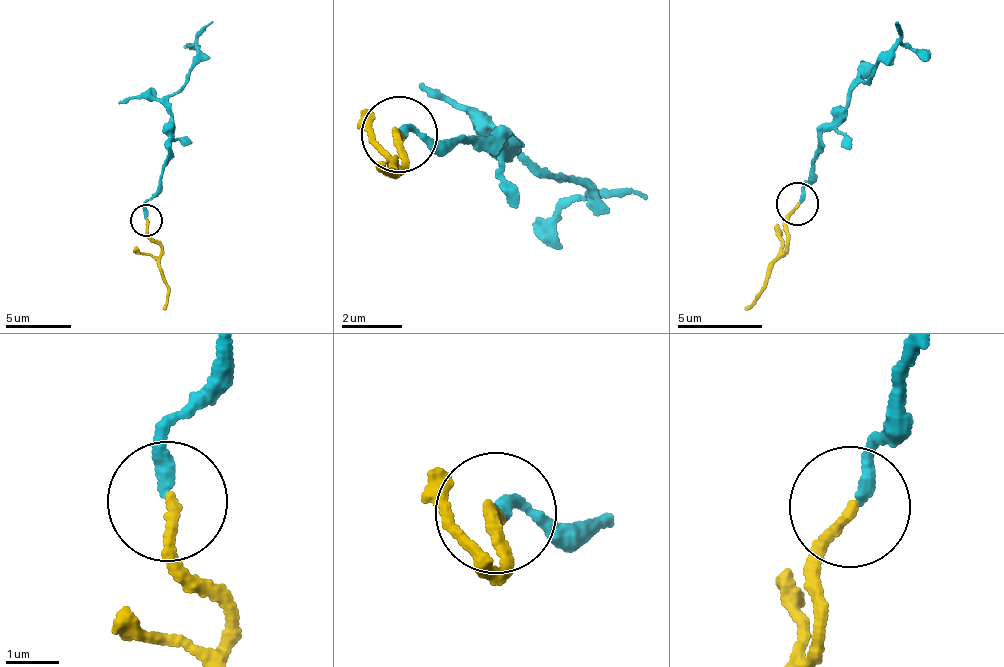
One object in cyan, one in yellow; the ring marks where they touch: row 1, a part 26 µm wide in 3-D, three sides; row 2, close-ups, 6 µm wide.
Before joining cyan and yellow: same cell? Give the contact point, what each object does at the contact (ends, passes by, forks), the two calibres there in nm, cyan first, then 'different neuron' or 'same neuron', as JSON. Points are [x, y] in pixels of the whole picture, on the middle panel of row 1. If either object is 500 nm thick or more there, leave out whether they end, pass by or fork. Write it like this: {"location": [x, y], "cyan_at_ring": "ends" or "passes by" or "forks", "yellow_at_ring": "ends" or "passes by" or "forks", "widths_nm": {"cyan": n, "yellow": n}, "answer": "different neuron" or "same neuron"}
{"location": [399, 134], "cyan_at_ring": "ends", "yellow_at_ring": "ends", "widths_nm": {"cyan": 240, "yellow": 180}, "answer": "different neuron"}

